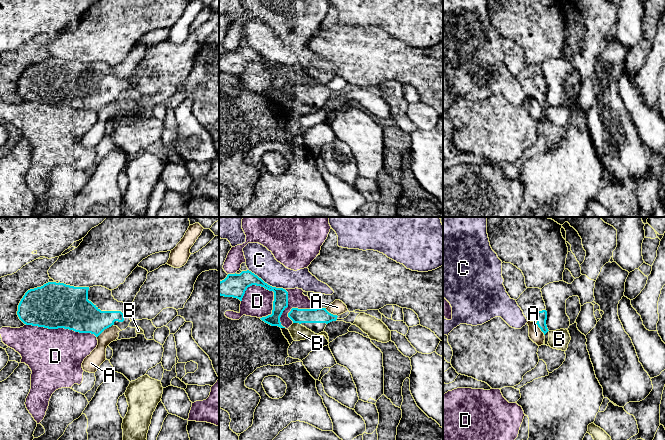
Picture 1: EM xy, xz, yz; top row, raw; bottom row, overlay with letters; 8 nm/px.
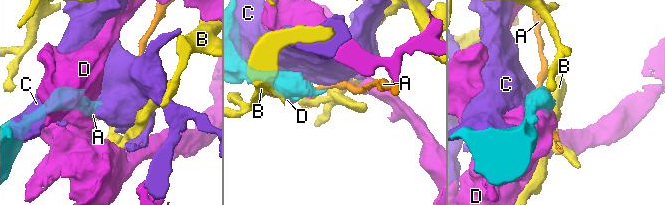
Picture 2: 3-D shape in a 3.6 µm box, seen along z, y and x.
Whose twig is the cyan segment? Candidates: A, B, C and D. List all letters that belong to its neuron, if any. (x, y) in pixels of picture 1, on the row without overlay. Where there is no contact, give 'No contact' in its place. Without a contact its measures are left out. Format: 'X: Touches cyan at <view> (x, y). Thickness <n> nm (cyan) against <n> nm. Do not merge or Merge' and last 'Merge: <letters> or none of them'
A: Touches cyan at xy (105, 104). Thickness 280 nm (cyan) against 120 nm. Do not merge
B: Touches cyan at xz (297, 98). Thickness 130 nm (cyan) against 130 nm. Do not merge
C: Touches cyan at xz (266, 59). Thickness 190 nm (cyan) against 220 nm. Do not merge
D: Touches cyan at xz (254, 60). Thickness 190 nm (cyan) against 240 nm. Do not merge
Merge: none of them

